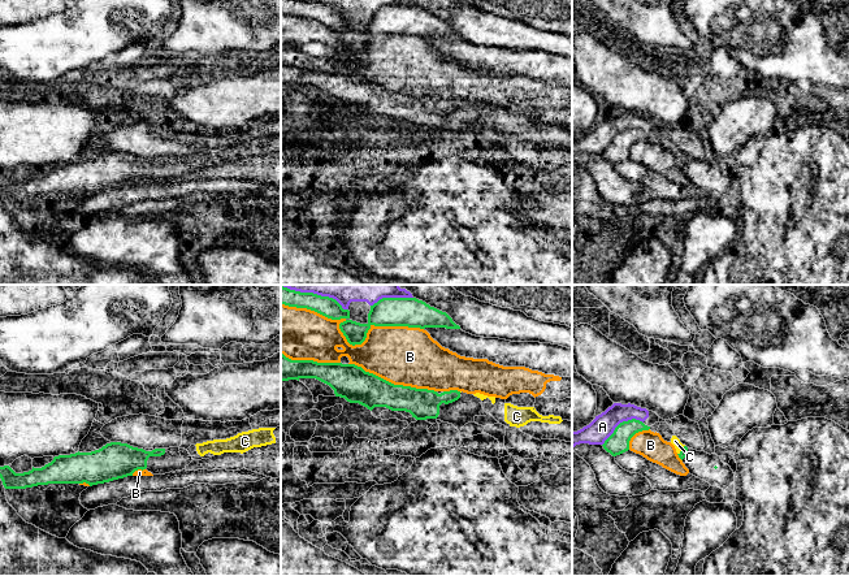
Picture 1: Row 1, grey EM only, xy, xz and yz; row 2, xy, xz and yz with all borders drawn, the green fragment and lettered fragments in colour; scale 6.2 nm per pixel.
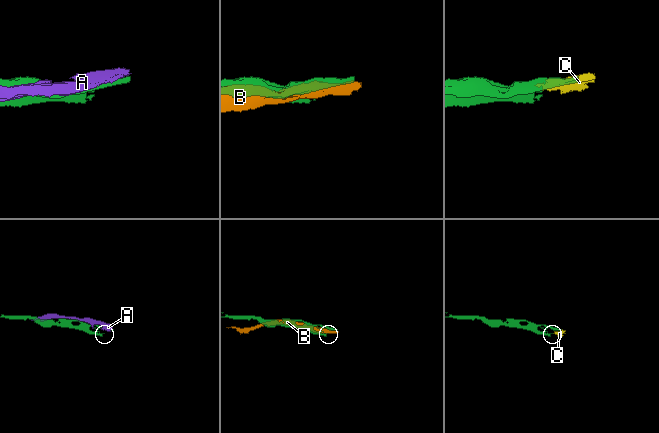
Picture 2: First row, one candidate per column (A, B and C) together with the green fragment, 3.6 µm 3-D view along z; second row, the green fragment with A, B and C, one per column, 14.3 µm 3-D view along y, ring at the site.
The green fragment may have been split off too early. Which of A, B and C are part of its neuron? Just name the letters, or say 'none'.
C

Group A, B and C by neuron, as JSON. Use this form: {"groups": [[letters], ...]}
{"groups": [["A"], ["B"], ["C"]]}

